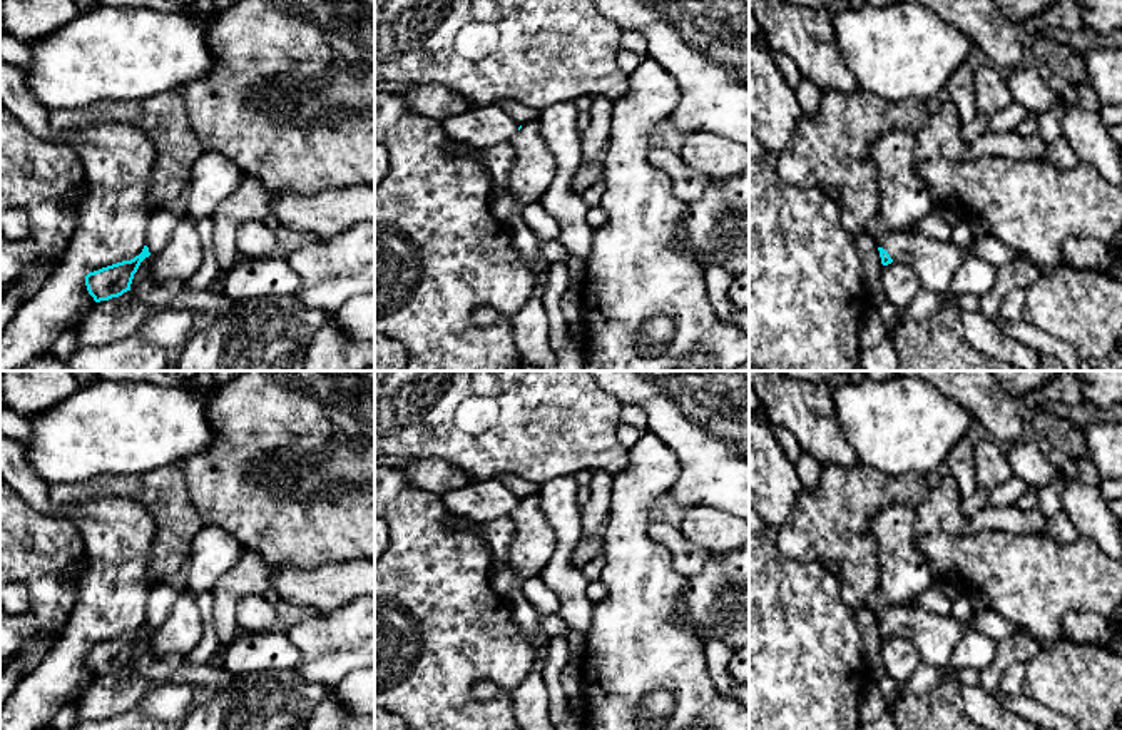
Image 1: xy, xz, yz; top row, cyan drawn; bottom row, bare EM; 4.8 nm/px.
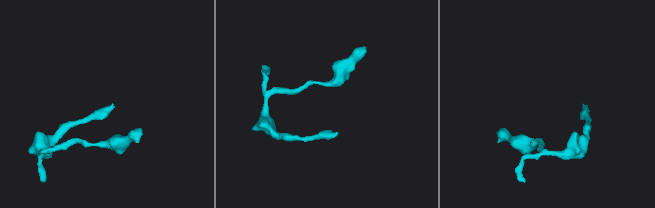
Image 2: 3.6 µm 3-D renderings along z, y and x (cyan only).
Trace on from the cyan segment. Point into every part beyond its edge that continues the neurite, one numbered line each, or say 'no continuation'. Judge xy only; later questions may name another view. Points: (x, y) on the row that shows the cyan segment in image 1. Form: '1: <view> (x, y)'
1: xy (163, 223)

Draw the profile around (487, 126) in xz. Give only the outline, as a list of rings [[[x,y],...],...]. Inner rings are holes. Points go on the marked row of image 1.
[[[500,105],[467,107],[460,115],[441,122],[445,134],[460,144],[488,149],[510,144],[518,124]]]

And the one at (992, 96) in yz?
[[[980,65],[973,75],[977,112],[992,117],[1013,102],[1003,70]]]

